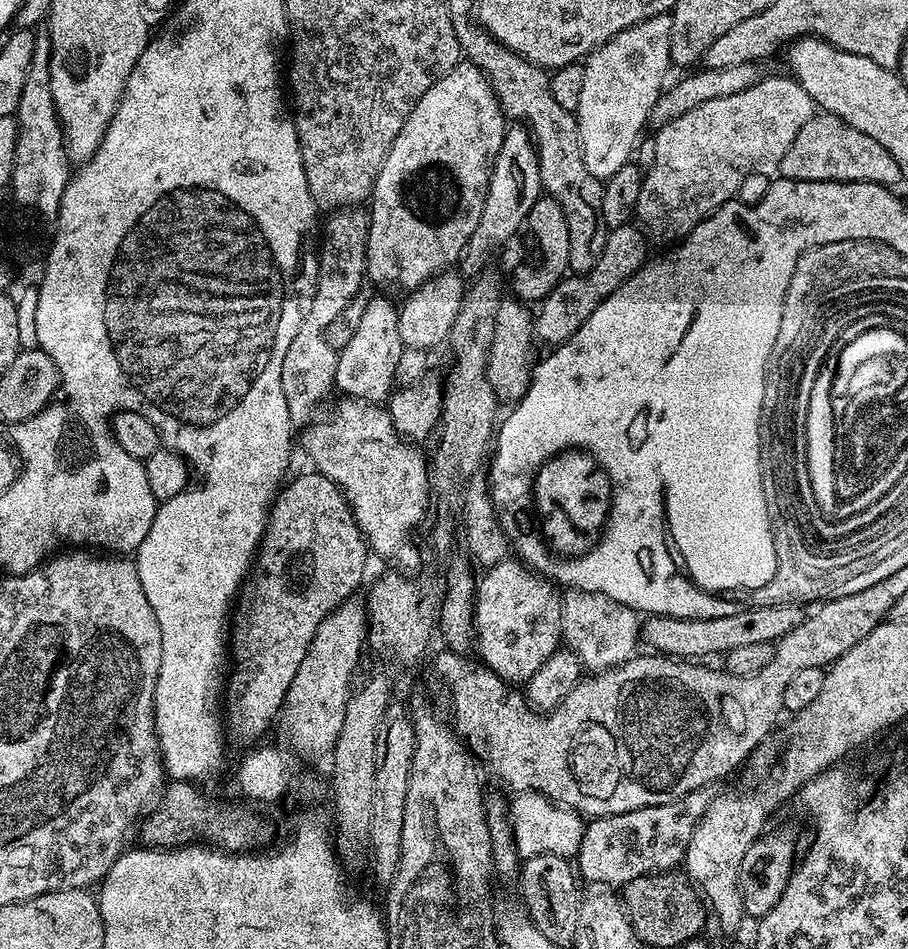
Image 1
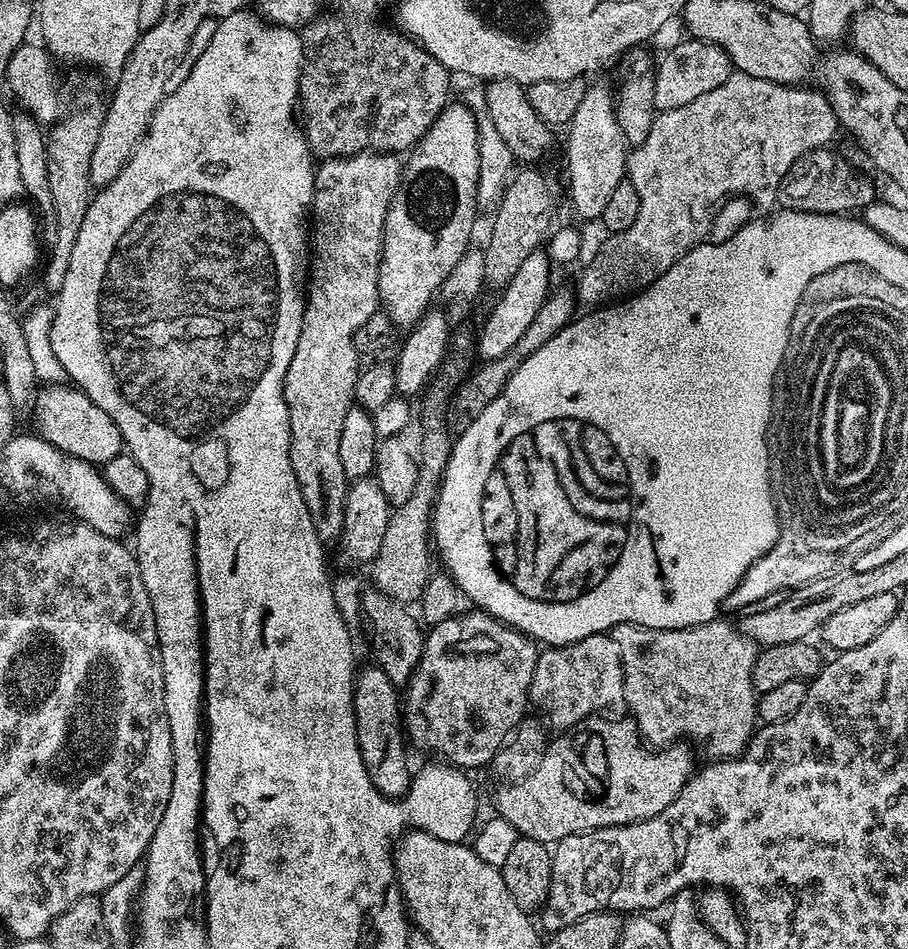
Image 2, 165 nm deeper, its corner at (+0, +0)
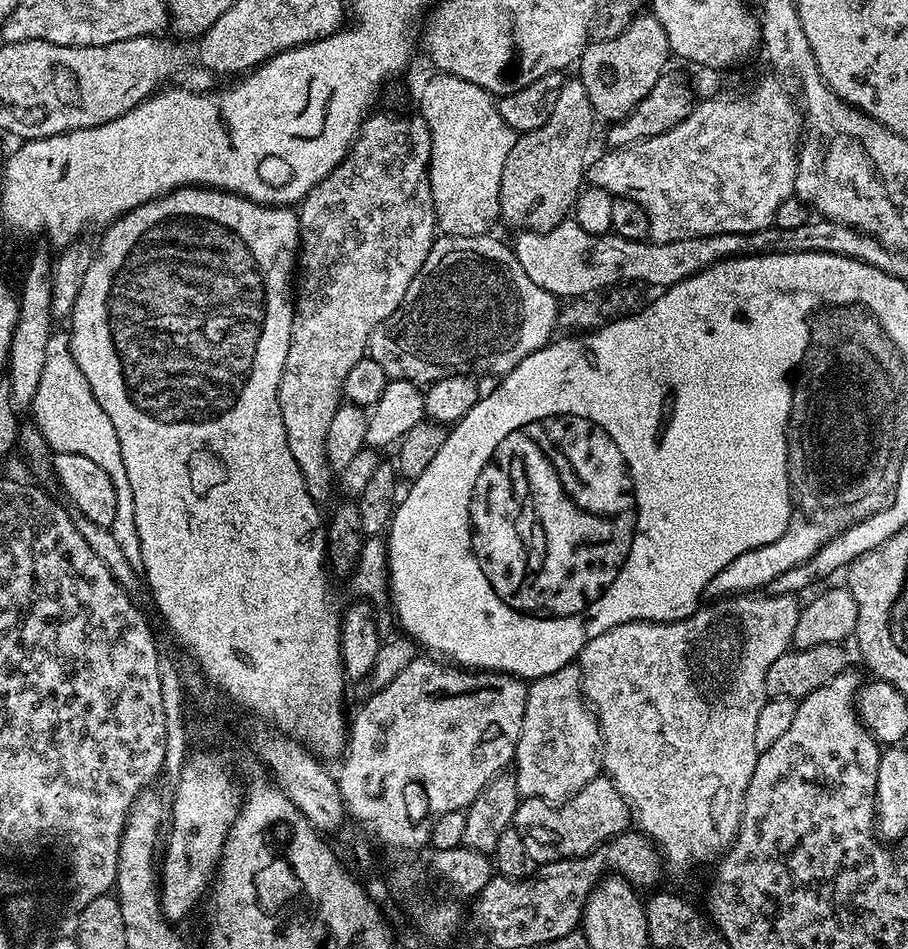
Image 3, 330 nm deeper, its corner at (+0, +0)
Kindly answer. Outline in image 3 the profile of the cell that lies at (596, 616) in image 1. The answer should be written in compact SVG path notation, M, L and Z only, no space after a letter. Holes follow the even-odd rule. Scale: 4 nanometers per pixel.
M570 663L562 670L554 670L554 674L531 681L514 761L521 797L559 805L590 783L601 768L600 723L584 698L579 667Z

